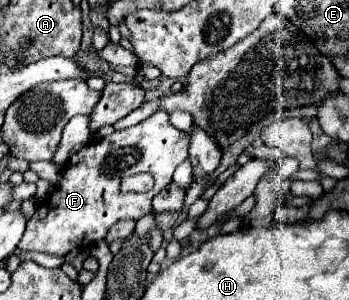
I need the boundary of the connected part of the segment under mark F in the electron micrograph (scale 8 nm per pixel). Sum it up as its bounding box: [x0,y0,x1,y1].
[17,111,189,257]

